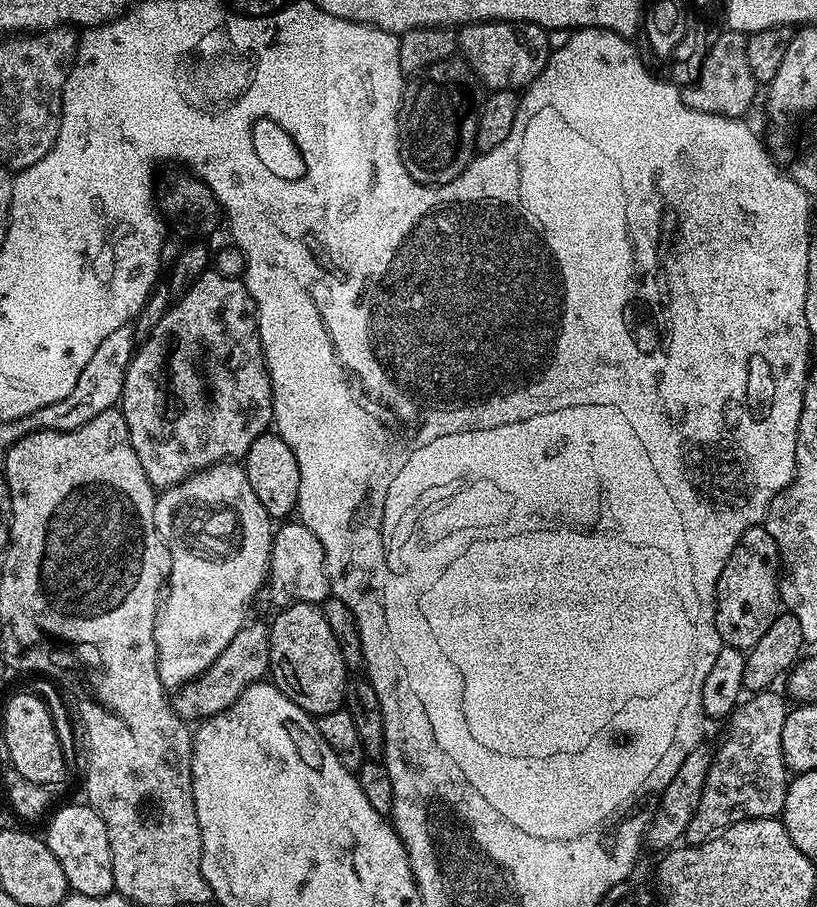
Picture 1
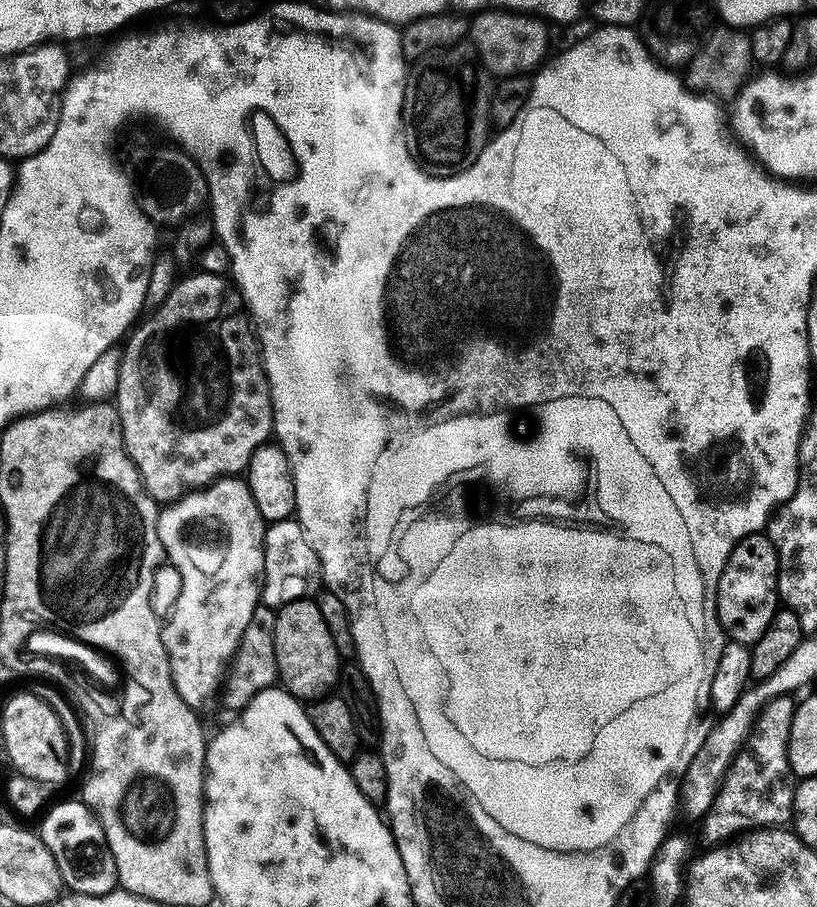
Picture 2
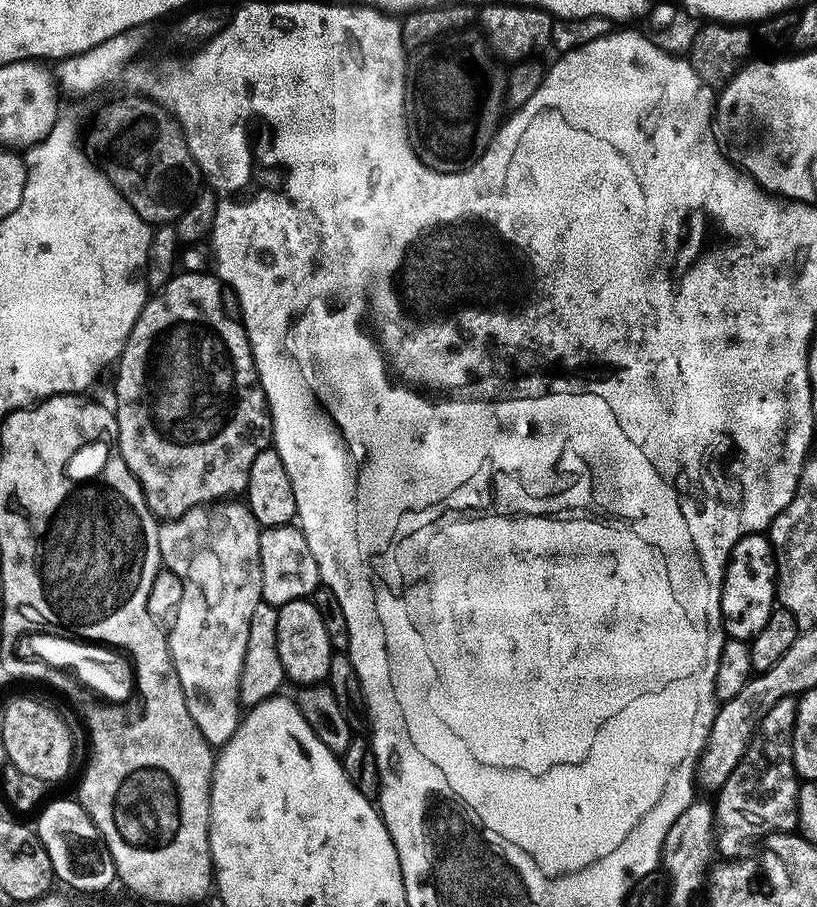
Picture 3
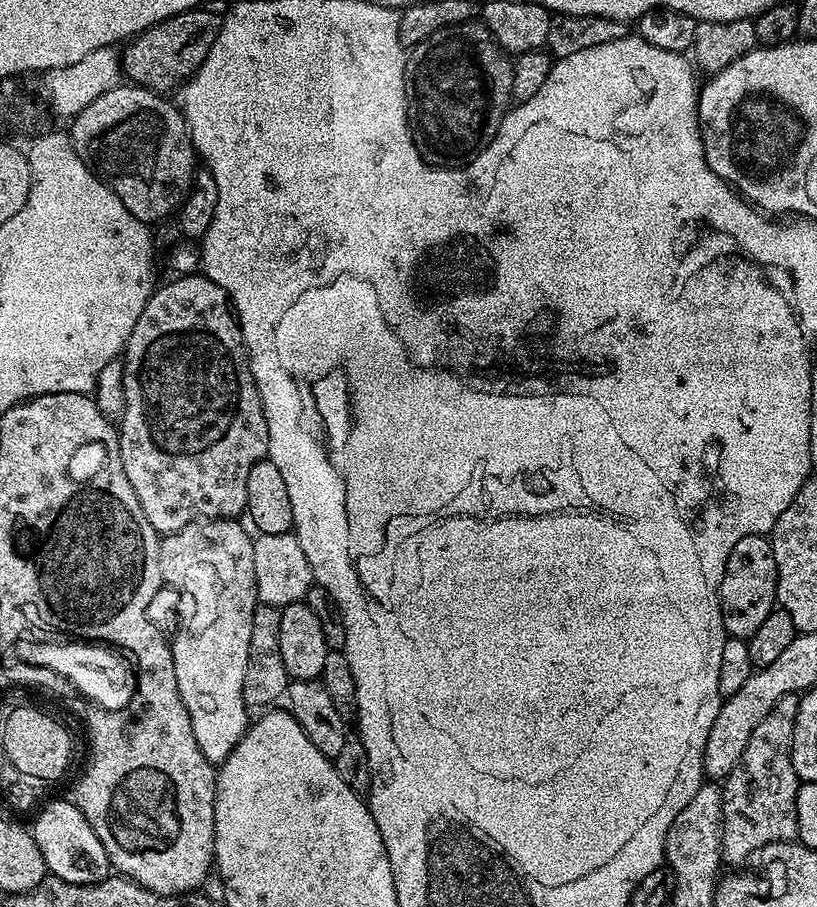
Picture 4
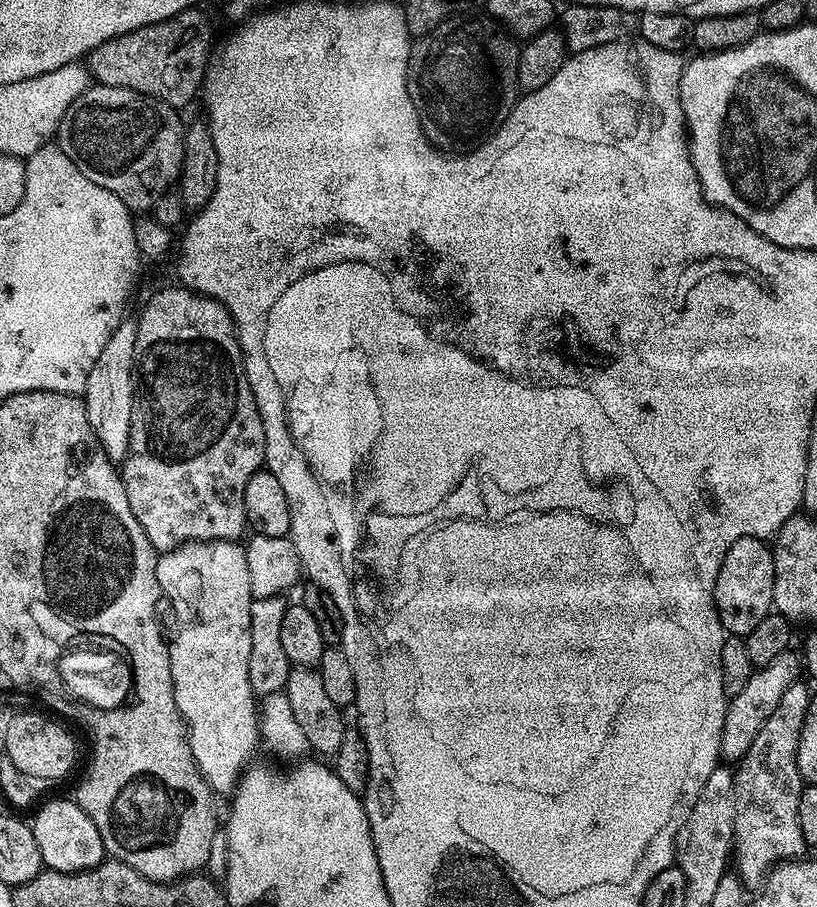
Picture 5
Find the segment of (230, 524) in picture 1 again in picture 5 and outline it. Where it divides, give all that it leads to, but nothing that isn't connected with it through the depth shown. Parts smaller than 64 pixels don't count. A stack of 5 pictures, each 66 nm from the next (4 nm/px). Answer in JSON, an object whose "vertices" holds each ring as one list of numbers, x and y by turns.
{"vertices":[[193,540,187,544,181,544,173,552,163,553,156,561,156,573,162,582,163,591,165,593,173,592,177,602,188,611,184,616,184,629,176,637,171,637,168,649,170,674,174,682,174,702,178,702,178,710,184,715,184,723,188,725,188,741,192,747,196,764,200,768,200,773,203,774,204,780,216,794,220,794,220,792,228,794,235,789,242,769,249,763,247,760,256,748,256,740,258,741,258,700,250,690,250,674,248,673,250,670,250,606,254,597,250,590,250,566,246,566,244,549,243,543,234,540]]}

